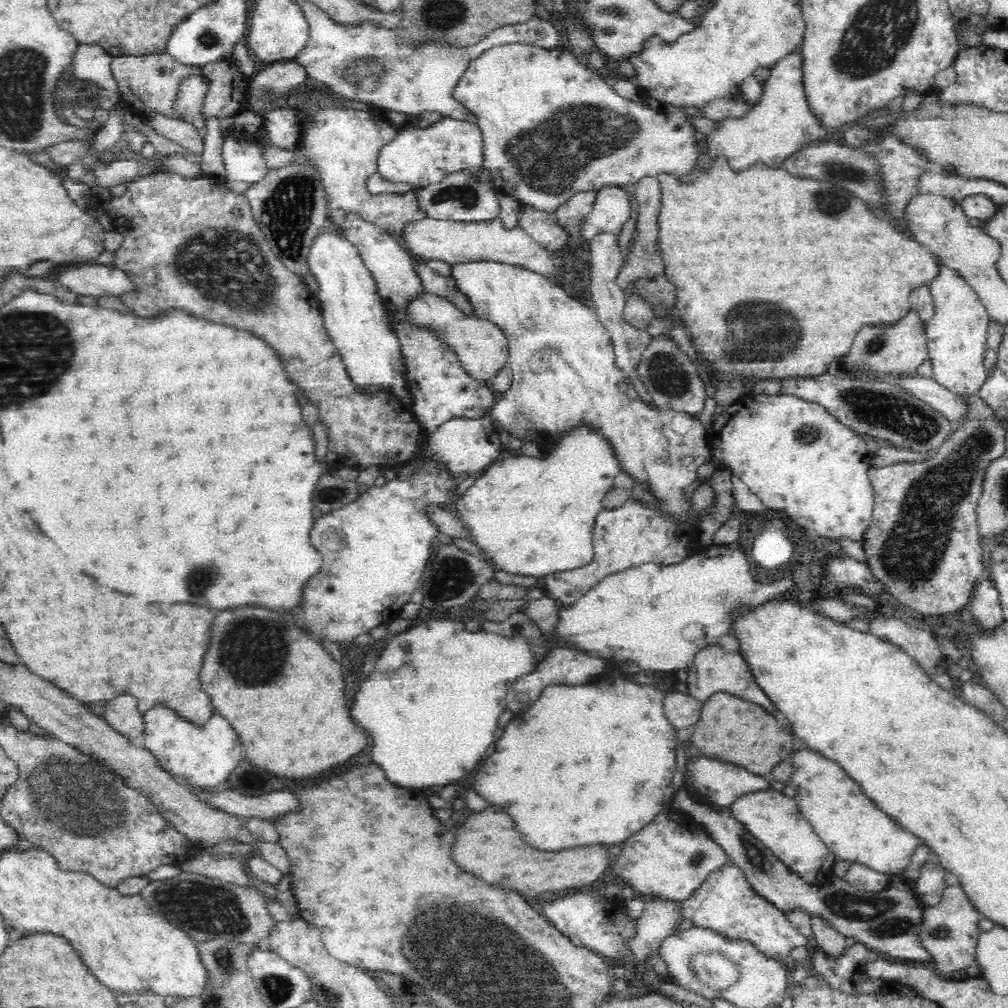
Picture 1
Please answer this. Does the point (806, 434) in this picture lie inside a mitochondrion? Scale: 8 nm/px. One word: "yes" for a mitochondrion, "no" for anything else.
yes

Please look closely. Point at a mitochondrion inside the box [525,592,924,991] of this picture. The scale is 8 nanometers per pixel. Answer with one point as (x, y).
(879, 912)

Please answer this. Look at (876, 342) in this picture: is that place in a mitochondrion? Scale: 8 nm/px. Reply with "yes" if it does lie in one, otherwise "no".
yes

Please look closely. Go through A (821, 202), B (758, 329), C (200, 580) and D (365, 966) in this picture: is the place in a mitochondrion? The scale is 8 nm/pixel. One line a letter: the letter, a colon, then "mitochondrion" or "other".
A: mitochondrion
B: mitochondrion
C: mitochondrion
D: other

